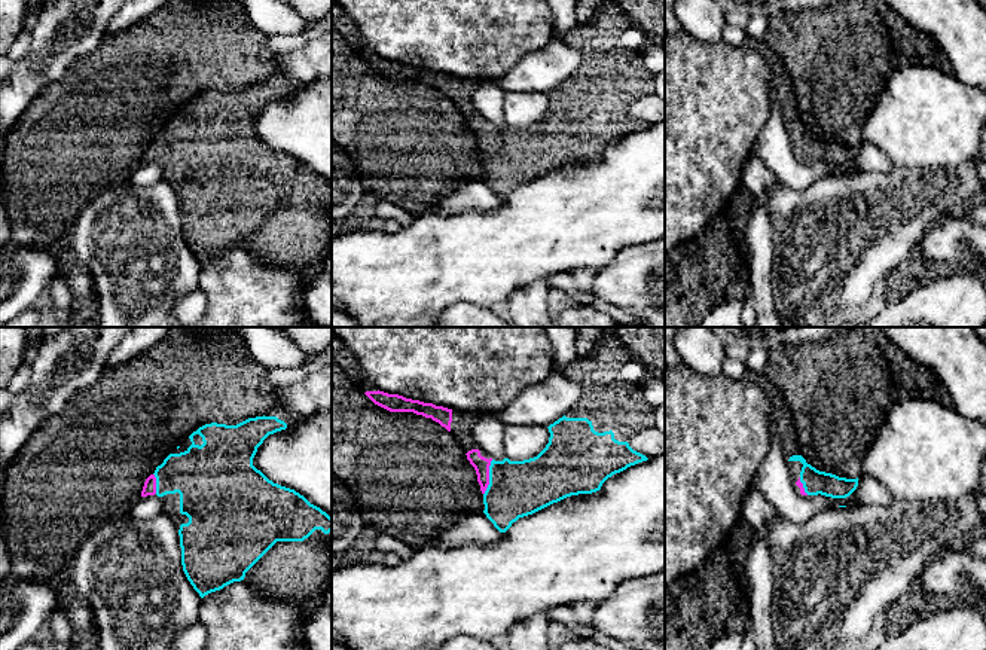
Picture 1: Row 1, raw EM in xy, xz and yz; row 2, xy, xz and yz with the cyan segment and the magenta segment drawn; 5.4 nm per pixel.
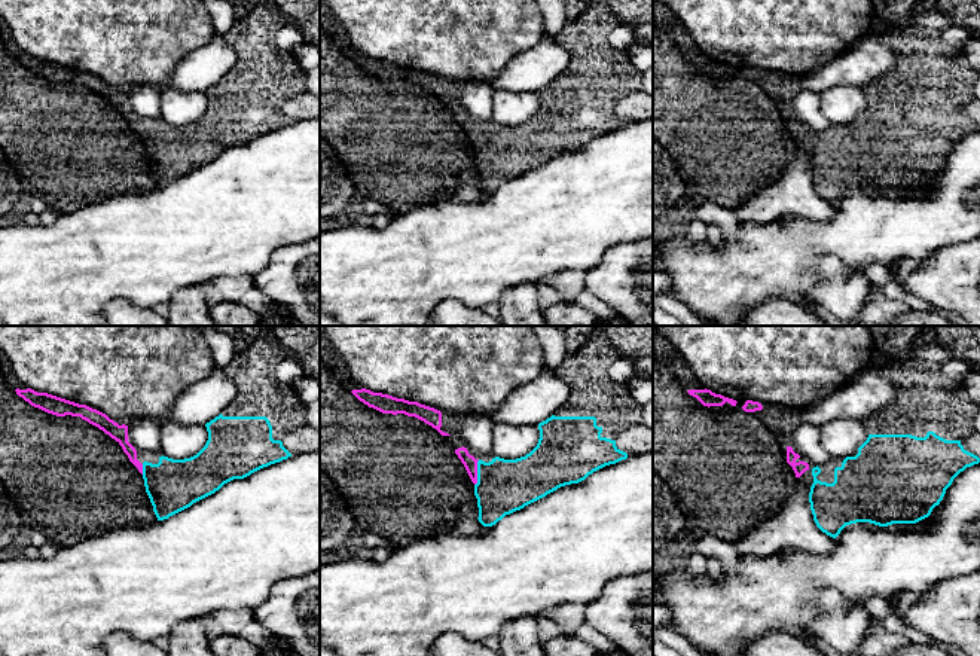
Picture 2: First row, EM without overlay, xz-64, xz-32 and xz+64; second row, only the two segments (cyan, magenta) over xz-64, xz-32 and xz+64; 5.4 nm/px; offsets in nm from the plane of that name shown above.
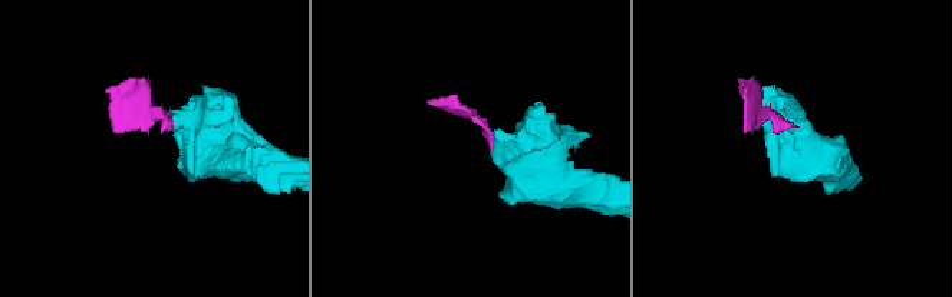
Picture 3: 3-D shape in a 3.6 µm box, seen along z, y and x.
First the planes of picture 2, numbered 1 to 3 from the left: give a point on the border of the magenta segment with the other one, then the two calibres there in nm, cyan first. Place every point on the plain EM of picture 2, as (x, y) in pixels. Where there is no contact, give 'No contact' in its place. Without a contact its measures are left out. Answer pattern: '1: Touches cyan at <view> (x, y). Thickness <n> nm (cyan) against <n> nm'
1: Touches cyan at xz-64 (143, 136). Thickness 280 nm (cyan) against 90 nm
2: Touches cyan at xz-32 (478, 140). Thickness 300 nm (cyan) against 80 nm
3: No contact

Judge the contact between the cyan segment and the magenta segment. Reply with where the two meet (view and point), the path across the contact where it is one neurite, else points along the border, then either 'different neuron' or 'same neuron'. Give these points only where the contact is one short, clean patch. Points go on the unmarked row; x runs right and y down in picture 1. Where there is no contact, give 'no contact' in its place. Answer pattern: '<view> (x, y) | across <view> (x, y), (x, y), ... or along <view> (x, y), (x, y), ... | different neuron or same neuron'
xz (490, 145) | across xz (516, 155), (490, 145), (481, 131) | same neuron

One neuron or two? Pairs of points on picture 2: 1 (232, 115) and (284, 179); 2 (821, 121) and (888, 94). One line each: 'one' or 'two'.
1: two
2: two

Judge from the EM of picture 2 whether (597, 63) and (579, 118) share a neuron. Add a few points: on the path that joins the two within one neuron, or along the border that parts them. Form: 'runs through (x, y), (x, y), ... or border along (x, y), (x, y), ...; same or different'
runs through (591, 76), (591, 87), (579, 104); same

